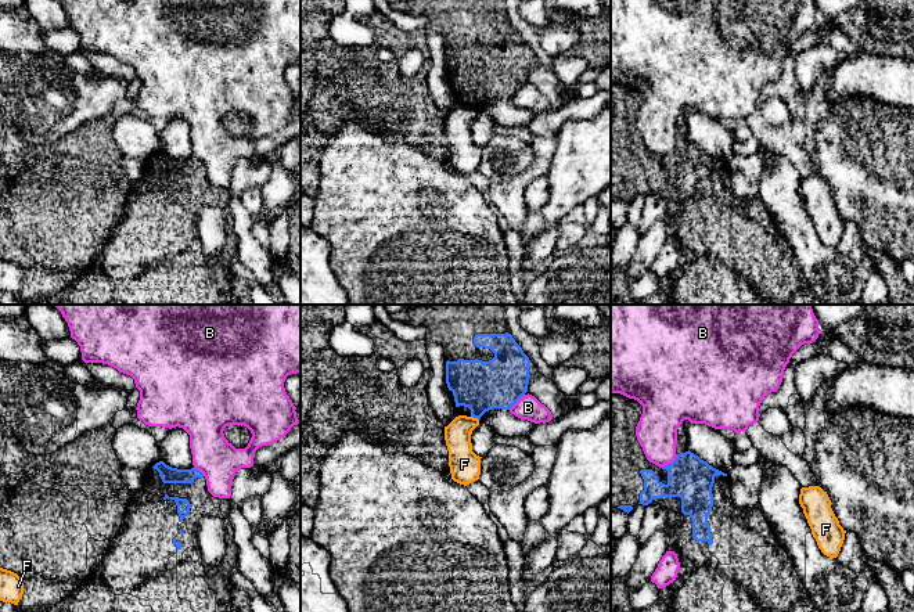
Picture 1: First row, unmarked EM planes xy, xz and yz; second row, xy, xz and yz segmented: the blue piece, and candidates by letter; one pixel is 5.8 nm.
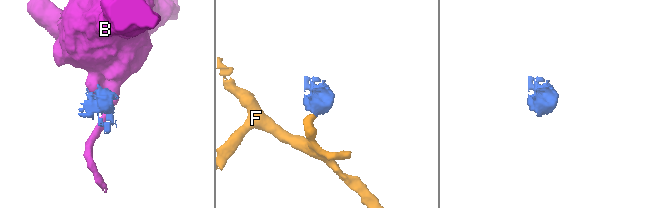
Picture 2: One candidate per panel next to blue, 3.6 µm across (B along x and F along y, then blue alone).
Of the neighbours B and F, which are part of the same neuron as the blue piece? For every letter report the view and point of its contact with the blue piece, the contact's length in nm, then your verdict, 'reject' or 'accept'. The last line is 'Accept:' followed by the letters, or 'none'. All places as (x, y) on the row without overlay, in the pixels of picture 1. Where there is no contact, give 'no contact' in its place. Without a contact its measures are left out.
B: contact yz (669, 154); length 130 nm; reject
F: contact xz (475, 107); length 50 nm; reject
Accept: none

